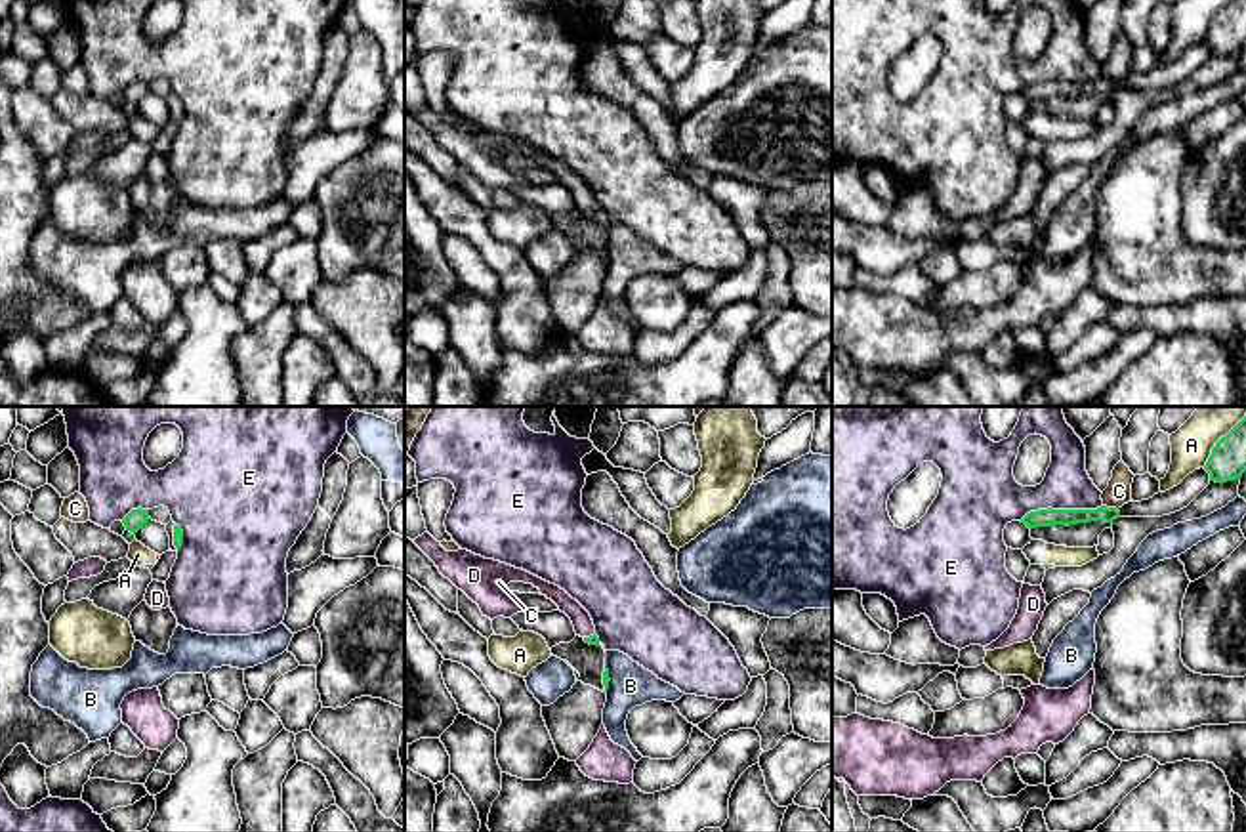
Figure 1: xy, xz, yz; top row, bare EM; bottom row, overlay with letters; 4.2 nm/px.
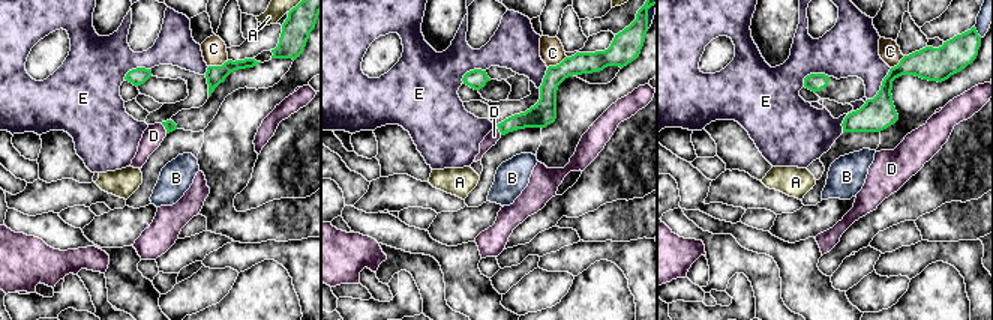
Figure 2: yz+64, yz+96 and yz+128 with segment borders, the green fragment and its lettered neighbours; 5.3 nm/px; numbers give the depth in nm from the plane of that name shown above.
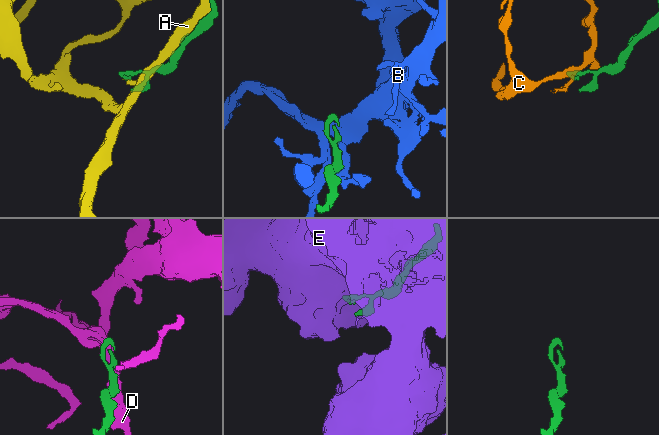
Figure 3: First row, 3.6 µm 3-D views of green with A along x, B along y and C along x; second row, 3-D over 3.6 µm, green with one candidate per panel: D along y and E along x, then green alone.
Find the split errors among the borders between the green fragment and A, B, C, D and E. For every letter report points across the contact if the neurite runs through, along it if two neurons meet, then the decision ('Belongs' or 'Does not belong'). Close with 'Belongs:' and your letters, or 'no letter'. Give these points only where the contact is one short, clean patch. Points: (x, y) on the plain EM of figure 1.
A: Does not belong
B: Does not belong
C: Boundary: yz (1103, 77), (1117, 83). Does not belong
D: Path across: xz (592, 212), (590, 208), (581, 191). Belongs
E: Does not belong
Belongs: D

